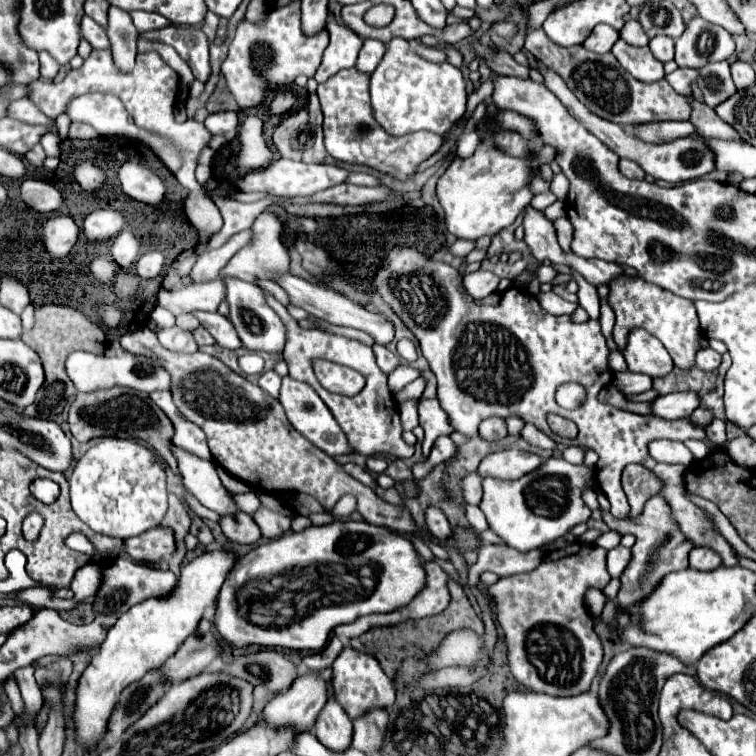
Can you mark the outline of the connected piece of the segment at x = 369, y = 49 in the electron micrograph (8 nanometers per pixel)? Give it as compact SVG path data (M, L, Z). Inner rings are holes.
M366 38L364 40L364 46L358 54L358 62L356 62L356 68L366 72L366 74L372 74L378 66L378 62L382 60L382 54L384 54L384 44L380 40L374 40L374 38Z

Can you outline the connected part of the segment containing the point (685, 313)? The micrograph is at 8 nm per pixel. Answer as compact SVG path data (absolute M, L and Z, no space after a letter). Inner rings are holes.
M626 276L626 278L622 278L622 282L614 282L614 286L610 286L608 300L616 314L614 342L618 344L620 350L626 344L626 334L634 326L642 326L664 344L664 348L670 352L670 356L678 368L694 366L694 356L700 348L698 346L700 324L698 324L698 316L694 314L692 300L676 296L650 282L644 282L642 278L630 278L630 276Z

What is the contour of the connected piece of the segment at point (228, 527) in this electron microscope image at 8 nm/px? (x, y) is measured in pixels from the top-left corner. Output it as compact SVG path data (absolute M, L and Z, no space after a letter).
M238 512L236 518L220 518L220 526L226 538L236 544L256 544L262 538L258 524L244 512Z

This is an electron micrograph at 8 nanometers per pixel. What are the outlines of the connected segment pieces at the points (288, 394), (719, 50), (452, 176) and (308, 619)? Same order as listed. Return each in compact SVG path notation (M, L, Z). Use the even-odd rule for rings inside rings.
M284 376L282 378L282 388L280 388L280 404L284 406L290 424L298 432L302 432L320 450L324 450L330 456L340 456L340 454L350 454L352 452L348 442L346 442L346 436L342 434L340 426L338 426L338 422L334 420L334 416L330 414L328 406L322 402L322 398L316 394L316 390L310 388L310 384L298 382L290 376Z
M696 16L686 24L686 30L676 38L676 64L702 68L712 60L726 60L734 54L734 40L722 26L712 26Z
M484 138L474 156L466 160L454 158L436 184L436 194L444 208L446 230L456 238L478 240L482 236L494 238L500 230L510 226L524 210L524 206L528 206L532 200L532 192L528 190L532 168L538 168L542 162L552 162L554 148L544 146L536 156L530 146L530 154L532 158L528 160L510 158L496 150L490 138Z
M336 520L326 526L308 526L302 532L284 534L238 558L220 588L214 624L220 636L236 648L260 644L292 650L322 650L328 642L330 630L338 624L354 622L366 614L390 612L406 606L424 582L426 574L422 570L422 562L410 540L384 526L374 526L364 520Z

